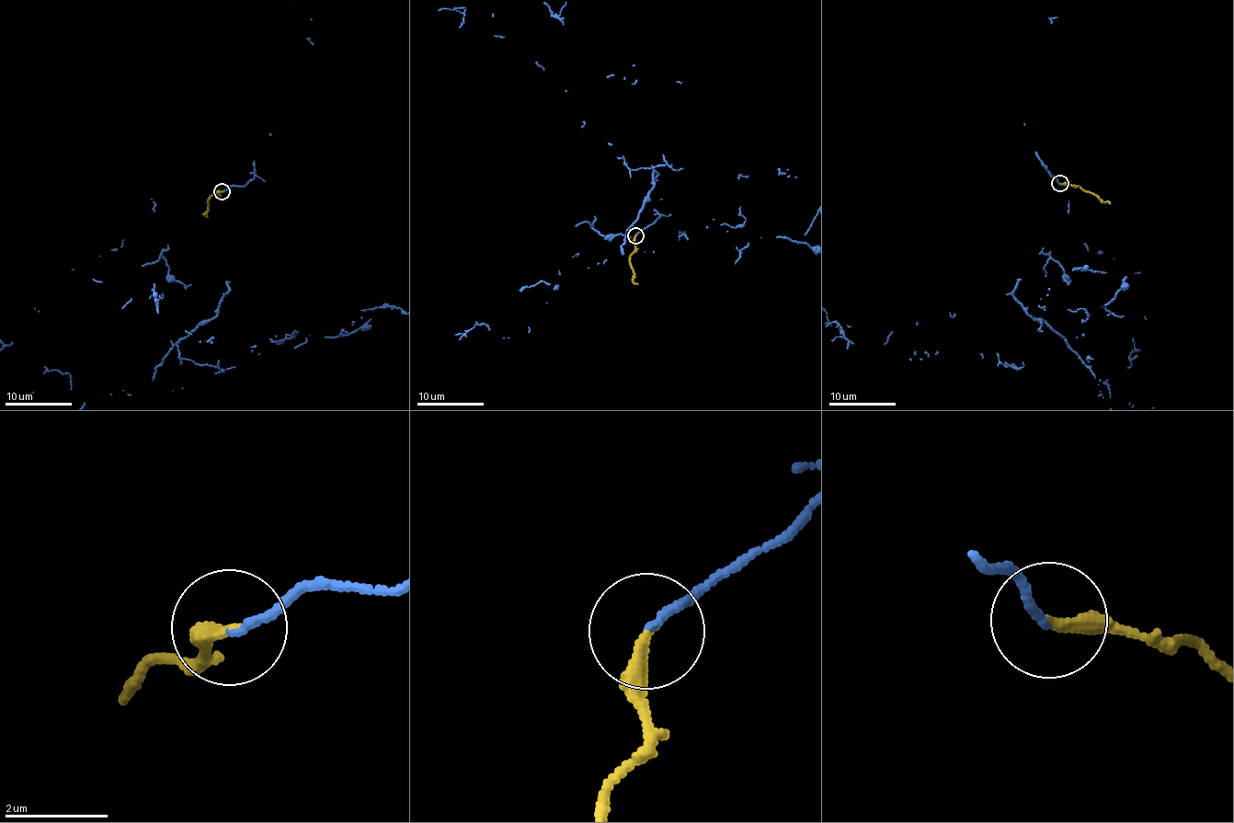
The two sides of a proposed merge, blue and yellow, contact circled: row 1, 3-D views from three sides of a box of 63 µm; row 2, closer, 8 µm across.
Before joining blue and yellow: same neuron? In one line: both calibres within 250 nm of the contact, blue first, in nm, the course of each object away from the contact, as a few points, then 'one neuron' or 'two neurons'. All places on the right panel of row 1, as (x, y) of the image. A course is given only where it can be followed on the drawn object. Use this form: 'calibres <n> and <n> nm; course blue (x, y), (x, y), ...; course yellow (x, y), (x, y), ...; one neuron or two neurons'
calibres 140 and 240 nm; course blue (1059, 183), (1068, 209), (1050, 257), (1068, 284), (1045, 320), (1111, 408); course yellow (1059, 183), (1077, 185), (1110, 203); one neuron

